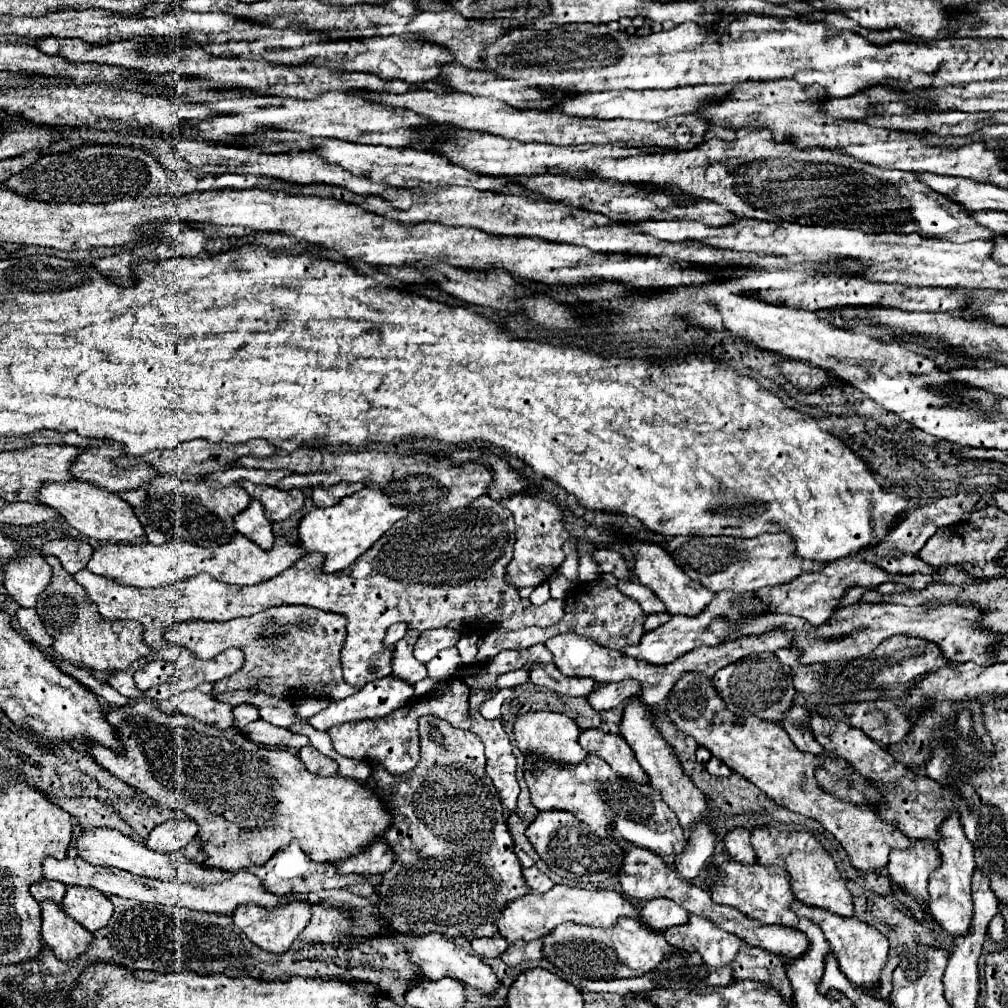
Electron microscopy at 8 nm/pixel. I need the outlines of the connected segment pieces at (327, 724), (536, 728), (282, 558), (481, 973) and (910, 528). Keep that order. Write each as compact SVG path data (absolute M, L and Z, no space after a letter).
M387 676L387 678L379 678L371 684L365 684L357 694L349 696L349 698L343 698L343 700L337 700L337 702L331 702L323 712L315 714L309 718L309 724L315 728L315 730L329 730L331 726L337 726L337 724L345 724L345 722L353 722L353 720L367 720L367 718L381 718L381 716L387 716L391 714L393 710L409 704L409 700L415 698L415 690L413 690L413 684L403 684L403 680L395 680L393 676Z
M527 712L527 714L519 714L513 726L515 738L517 738L517 746L519 750L523 750L523 754L527 754L531 750L531 754L535 758L553 758L565 764L579 764L587 752L579 746L579 728L577 724L565 716L565 714L557 714L557 712Z
M235 534L227 544L215 546L215 548L199 548L195 544L187 544L183 540L169 540L165 544L105 544L99 546L91 560L87 562L87 568L91 568L93 574L105 576L113 582L135 586L135 588L159 588L169 586L177 580L197 576L201 572L209 572L221 582L237 584L237 586L251 586L259 582L267 582L273 576L279 576L283 570L291 568L301 556L305 556L307 550L295 542L289 542L285 538L275 538L275 544L271 550L259 548L255 542L245 538L243 534Z
M397 934L397 936L387 936L387 938L391 938L391 940L397 938L397 942L401 942L409 950L411 960L421 966L427 980L441 980L441 978L449 976L449 978L455 978L455 980L463 982L465 986L471 986L471 988L483 992L485 996L495 994L499 990L499 986L501 986L495 972L479 956L473 956L467 950L455 946L453 940L449 940L449 938L441 936L441 934L429 934L429 936L421 936L421 938Z
M961 490L961 492L957 492L957 494L949 496L949 498L939 498L939 500L929 502L929 504L917 508L917 510L911 510L909 514L905 514L903 522L901 522L897 528L893 528L891 534L875 548L875 552L877 552L879 556L891 552L893 548L899 548L901 552L911 552L911 554L919 552L919 550L923 548L923 544L925 544L937 530L947 528L947 526L953 526L953 524L965 520L967 514L971 514L973 508L975 508L975 504L981 500L981 494L983 494L983 490L967 490L967 492Z

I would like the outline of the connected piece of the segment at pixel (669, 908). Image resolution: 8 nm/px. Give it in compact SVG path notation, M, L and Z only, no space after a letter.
M655 898L651 902L645 902L641 908L641 922L645 928L651 928L653 932L665 932L673 926L687 924L687 912L679 908L679 904L673 904L671 900Z

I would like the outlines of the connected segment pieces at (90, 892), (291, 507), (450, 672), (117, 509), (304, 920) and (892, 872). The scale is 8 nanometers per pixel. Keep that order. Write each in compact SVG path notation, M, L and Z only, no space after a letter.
M79 886L67 888L63 898L63 910L89 932L107 926L113 916L113 904L107 896L103 896L99 890Z
M241 480L239 482L247 494L251 498L257 498L263 502L265 506L265 516L267 520L275 522L275 520L285 520L289 518L293 512L301 510L305 504L303 492L293 488L293 490L277 490L273 486L265 486L265 484L251 484L249 480Z
M457 646L453 648L447 648L447 650L441 650L429 664L427 664L427 670L429 670L429 676L455 676L461 668L461 656L457 652Z
M47 482L41 486L37 500L43 506L55 508L69 526L79 530L81 534L103 540L103 542L135 542L145 536L143 526L133 514L133 508L121 500L117 494L111 494L103 488L83 484L83 482Z
M293 900L293 902L287 902L287 904L275 906L273 910L261 908L257 904L241 904L235 910L233 920L235 920L235 926L241 928L251 942L255 942L257 946L261 946L267 952L283 954L285 950L289 950L293 940L297 940L297 936L309 924L309 920L311 920L311 904L307 904L303 900Z
M917 840L909 850L891 850L887 872L903 892L927 904L927 880L939 864L937 844L931 844L931 840Z

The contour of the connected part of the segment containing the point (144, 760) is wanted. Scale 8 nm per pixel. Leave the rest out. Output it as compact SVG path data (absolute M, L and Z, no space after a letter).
M149 698L113 708L105 718L121 740L123 750L113 752L111 748L89 742L87 752L91 758L157 804L169 806L195 820L199 824L197 838L207 854L203 864L211 864L211 868L237 872L249 866L263 866L281 846L289 844L289 840L295 840L315 862L345 860L377 842L391 826L391 812L367 784L343 776L319 778L307 772L299 756L287 750L257 748L241 730L219 730L185 714L165 714L159 710L159 704Z

